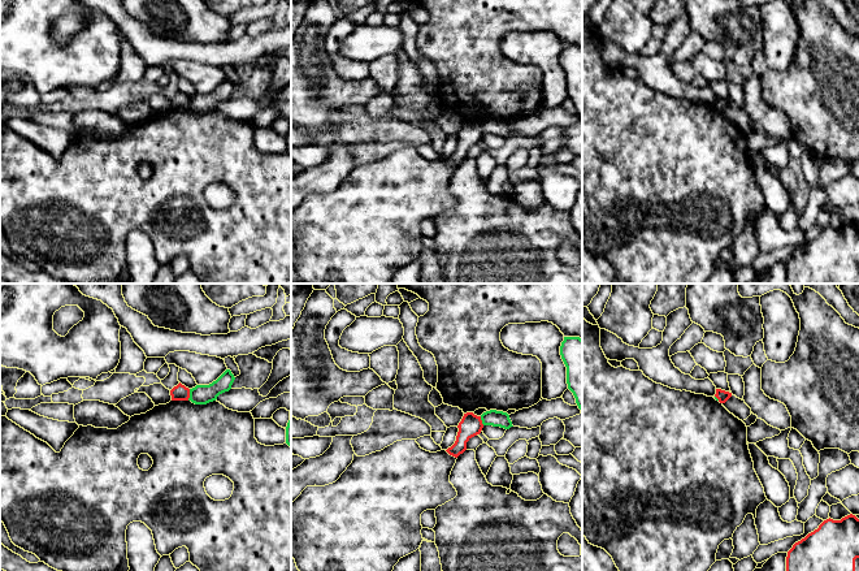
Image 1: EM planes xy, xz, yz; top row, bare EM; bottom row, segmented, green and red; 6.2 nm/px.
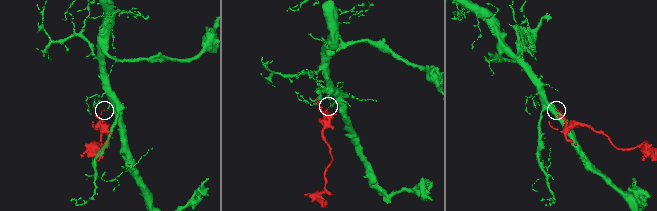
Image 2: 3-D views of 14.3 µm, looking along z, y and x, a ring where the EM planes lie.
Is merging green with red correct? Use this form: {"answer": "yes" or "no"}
{"answer": "no"}

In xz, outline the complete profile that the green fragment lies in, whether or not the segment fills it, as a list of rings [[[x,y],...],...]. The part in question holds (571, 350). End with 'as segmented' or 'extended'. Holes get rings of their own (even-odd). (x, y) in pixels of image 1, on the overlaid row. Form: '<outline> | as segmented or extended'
[[[564,337],[560,355],[567,367],[568,389],[573,393],[582,412],[582,339],[580,337]]] | as segmented

